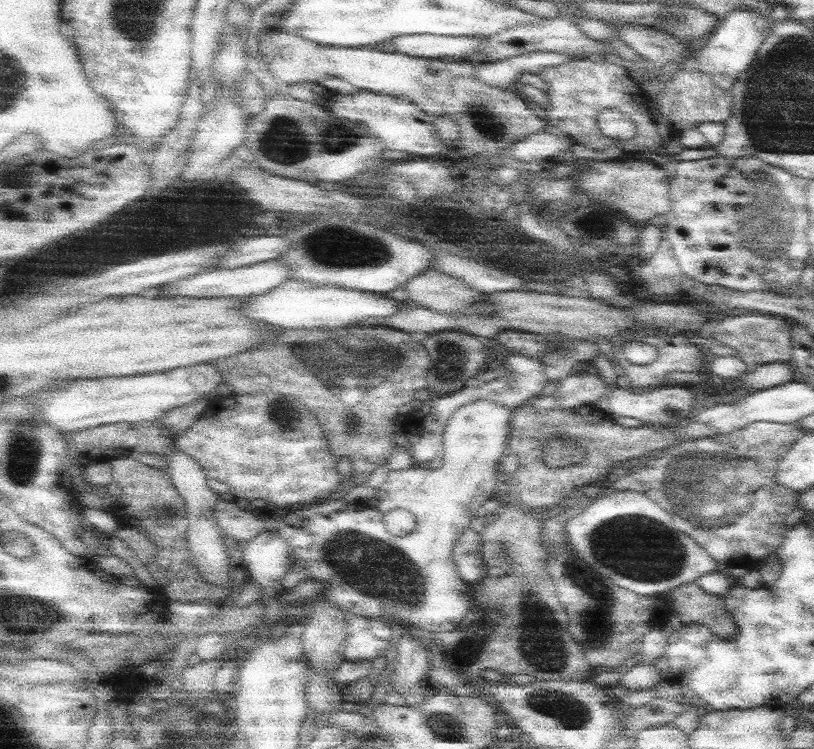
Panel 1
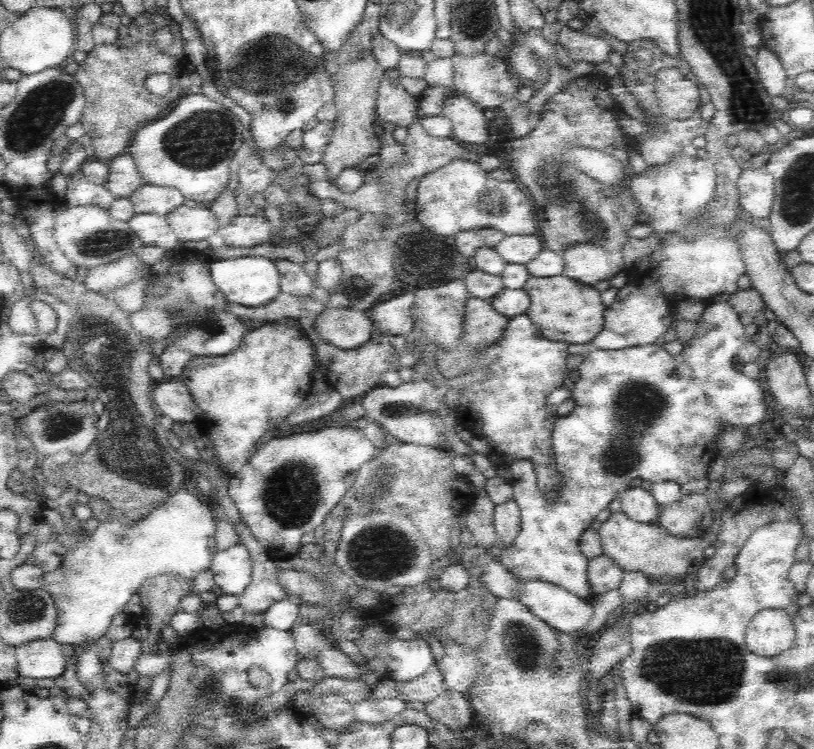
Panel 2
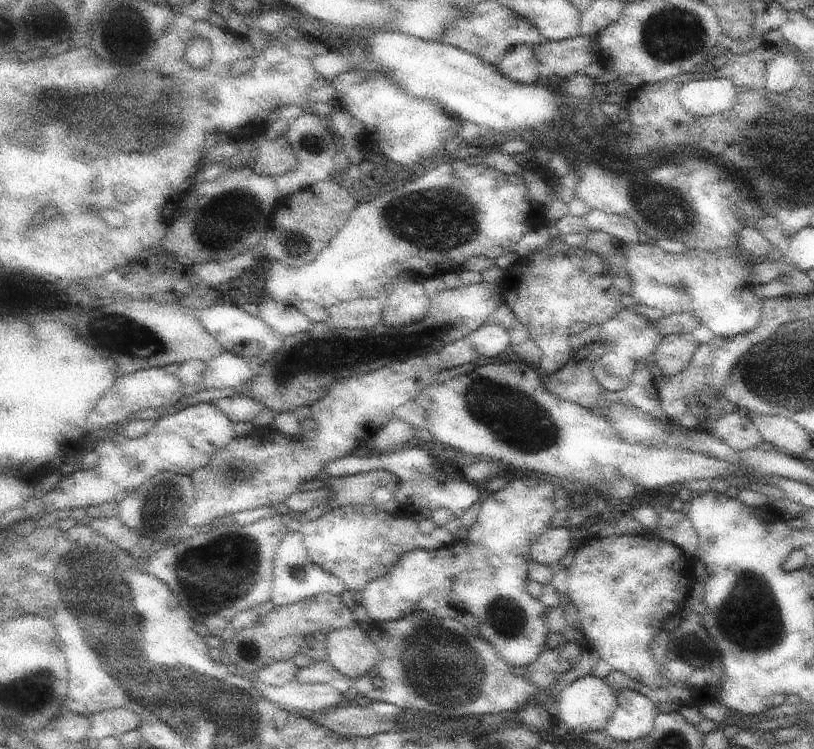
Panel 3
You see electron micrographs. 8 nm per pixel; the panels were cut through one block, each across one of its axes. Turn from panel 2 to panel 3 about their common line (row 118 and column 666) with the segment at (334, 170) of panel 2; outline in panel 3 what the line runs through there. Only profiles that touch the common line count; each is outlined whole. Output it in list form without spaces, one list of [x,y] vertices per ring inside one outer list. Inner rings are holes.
[[[672,333],[663,338],[654,353],[654,362],[667,378],[688,368],[700,344],[687,333]]]

